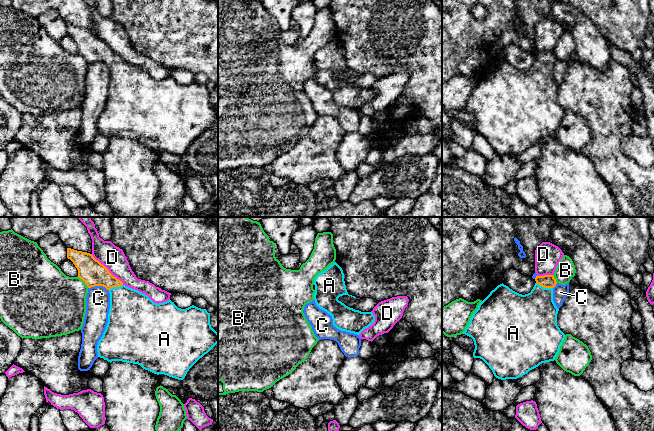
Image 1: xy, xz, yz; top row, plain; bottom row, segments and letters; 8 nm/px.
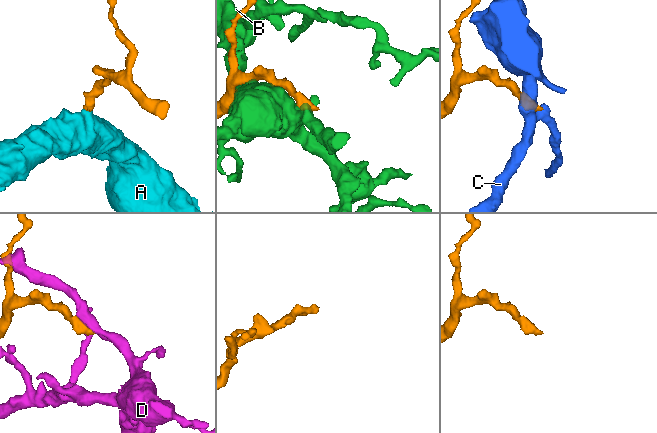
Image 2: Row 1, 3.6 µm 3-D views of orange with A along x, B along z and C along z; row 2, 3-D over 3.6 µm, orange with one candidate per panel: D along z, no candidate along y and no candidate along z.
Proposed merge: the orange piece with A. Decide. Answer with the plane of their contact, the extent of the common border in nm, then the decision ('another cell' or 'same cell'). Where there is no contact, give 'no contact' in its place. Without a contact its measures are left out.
yz | 140 nm | same cell

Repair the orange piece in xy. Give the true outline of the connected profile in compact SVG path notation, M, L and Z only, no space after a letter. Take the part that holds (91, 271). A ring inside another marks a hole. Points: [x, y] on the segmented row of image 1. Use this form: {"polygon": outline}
{"polygon": "M67 248L67 258L73 262L78 270L78 277L85 282L88 288L103 286L110 293L108 323L97 345L98 357L110 363L122 361L138 364L154 374L164 374L183 380L189 369L218 343L218 333L211 327L210 313L206 309L194 305L181 309L171 300L159 304L154 303L147 295L125 286L90 253Z"}

